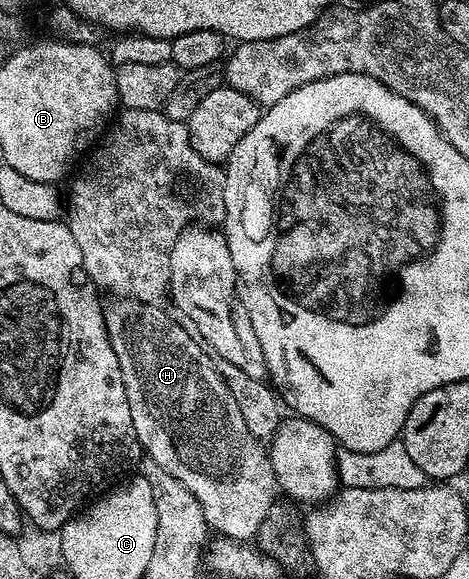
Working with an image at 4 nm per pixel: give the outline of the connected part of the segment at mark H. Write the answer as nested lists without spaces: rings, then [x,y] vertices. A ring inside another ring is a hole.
[[[130,298],[111,303],[110,307],[107,305],[103,309],[102,315],[112,352],[116,352],[116,360],[120,360],[120,376],[124,376],[124,392],[128,392],[128,408],[132,411],[138,443],[149,461],[176,476],[176,480],[180,480],[180,484],[200,500],[204,520],[215,535],[249,543],[257,535],[260,524],[264,524],[270,509],[276,505],[274,494],[279,493],[267,447],[248,432],[240,404],[230,391],[229,381],[225,377],[222,379],[221,372],[214,367],[215,359],[173,313],[165,314],[161,305],[134,302]]]

